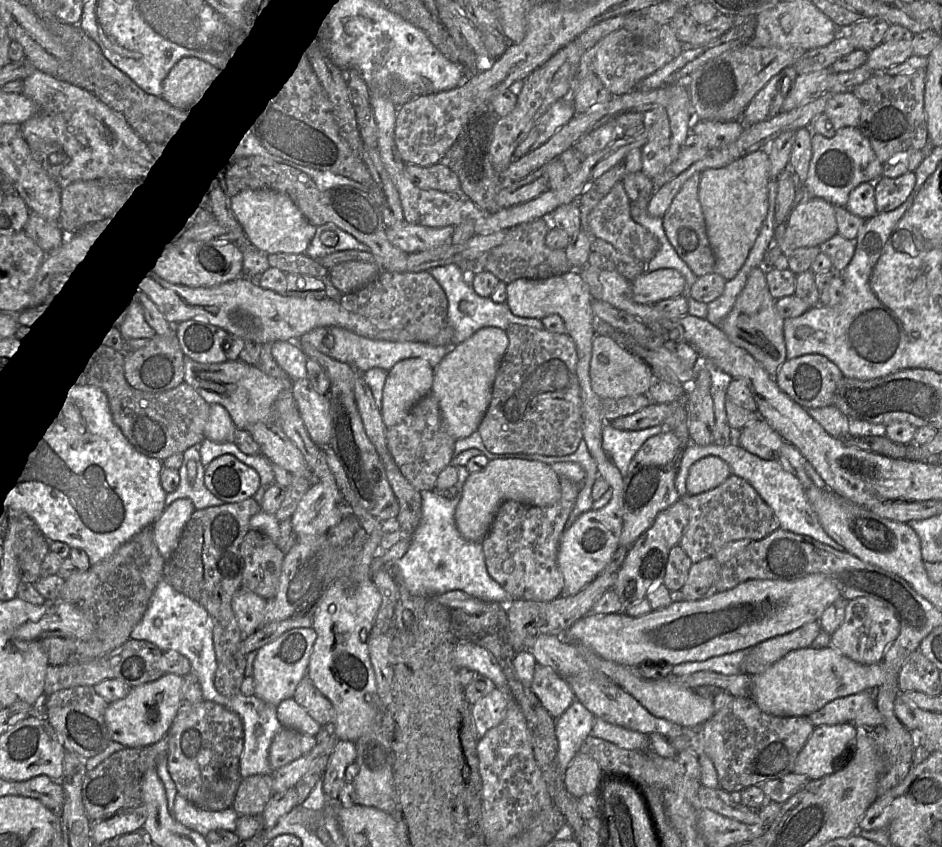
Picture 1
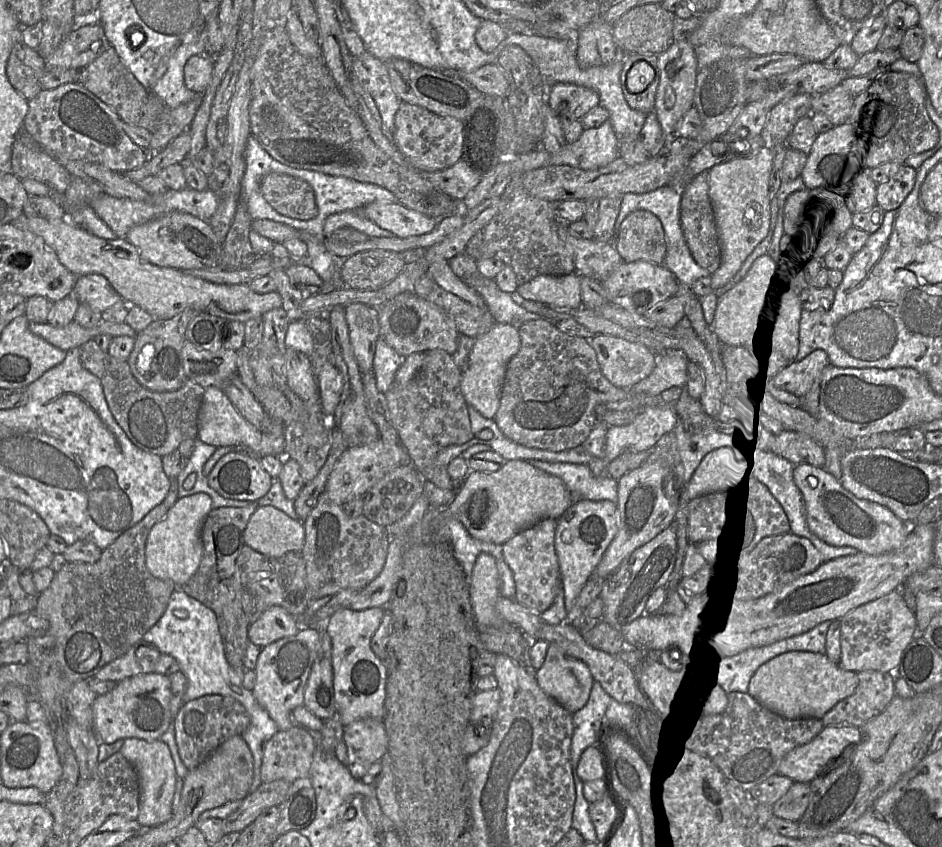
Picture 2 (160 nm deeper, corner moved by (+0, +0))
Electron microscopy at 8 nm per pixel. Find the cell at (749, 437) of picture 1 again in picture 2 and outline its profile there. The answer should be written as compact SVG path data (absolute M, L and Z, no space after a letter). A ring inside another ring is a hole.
M783 429L773 440L772 451L791 461L794 465L808 463L825 465L825 449L814 439L800 432Z

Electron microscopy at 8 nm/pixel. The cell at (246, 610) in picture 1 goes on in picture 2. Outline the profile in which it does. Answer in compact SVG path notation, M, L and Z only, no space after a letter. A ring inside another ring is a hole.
M272 606L248 627L248 640L258 647L265 647L301 629L297 618L280 606Z

